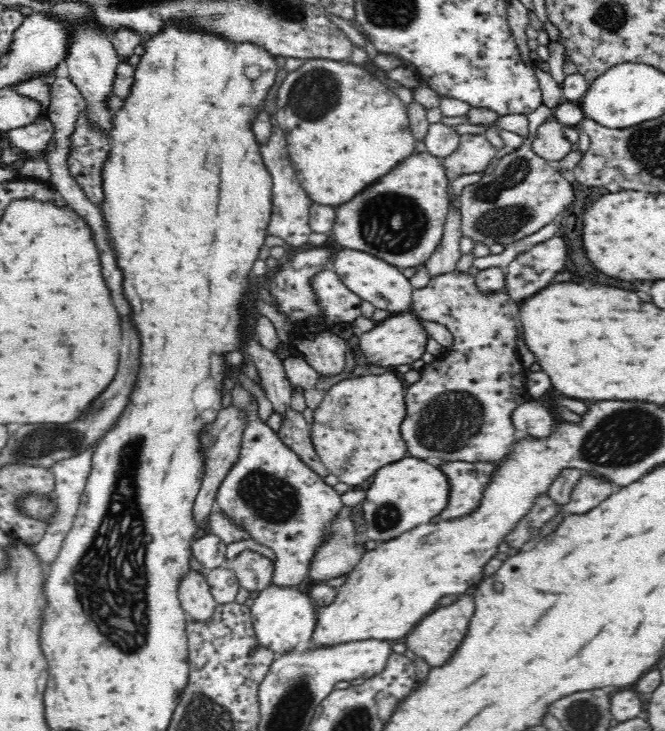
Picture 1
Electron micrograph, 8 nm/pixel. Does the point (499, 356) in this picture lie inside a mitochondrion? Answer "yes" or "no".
no

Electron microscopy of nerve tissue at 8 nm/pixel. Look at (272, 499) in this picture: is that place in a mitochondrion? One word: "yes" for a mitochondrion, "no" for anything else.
yes

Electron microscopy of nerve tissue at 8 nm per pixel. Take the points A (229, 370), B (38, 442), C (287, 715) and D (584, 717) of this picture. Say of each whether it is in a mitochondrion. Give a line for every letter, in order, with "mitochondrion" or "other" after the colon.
A: other
B: mitochondrion
C: mitochondrion
D: mitochondrion

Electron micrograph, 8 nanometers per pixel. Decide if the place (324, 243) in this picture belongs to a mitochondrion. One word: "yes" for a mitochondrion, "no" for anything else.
no

